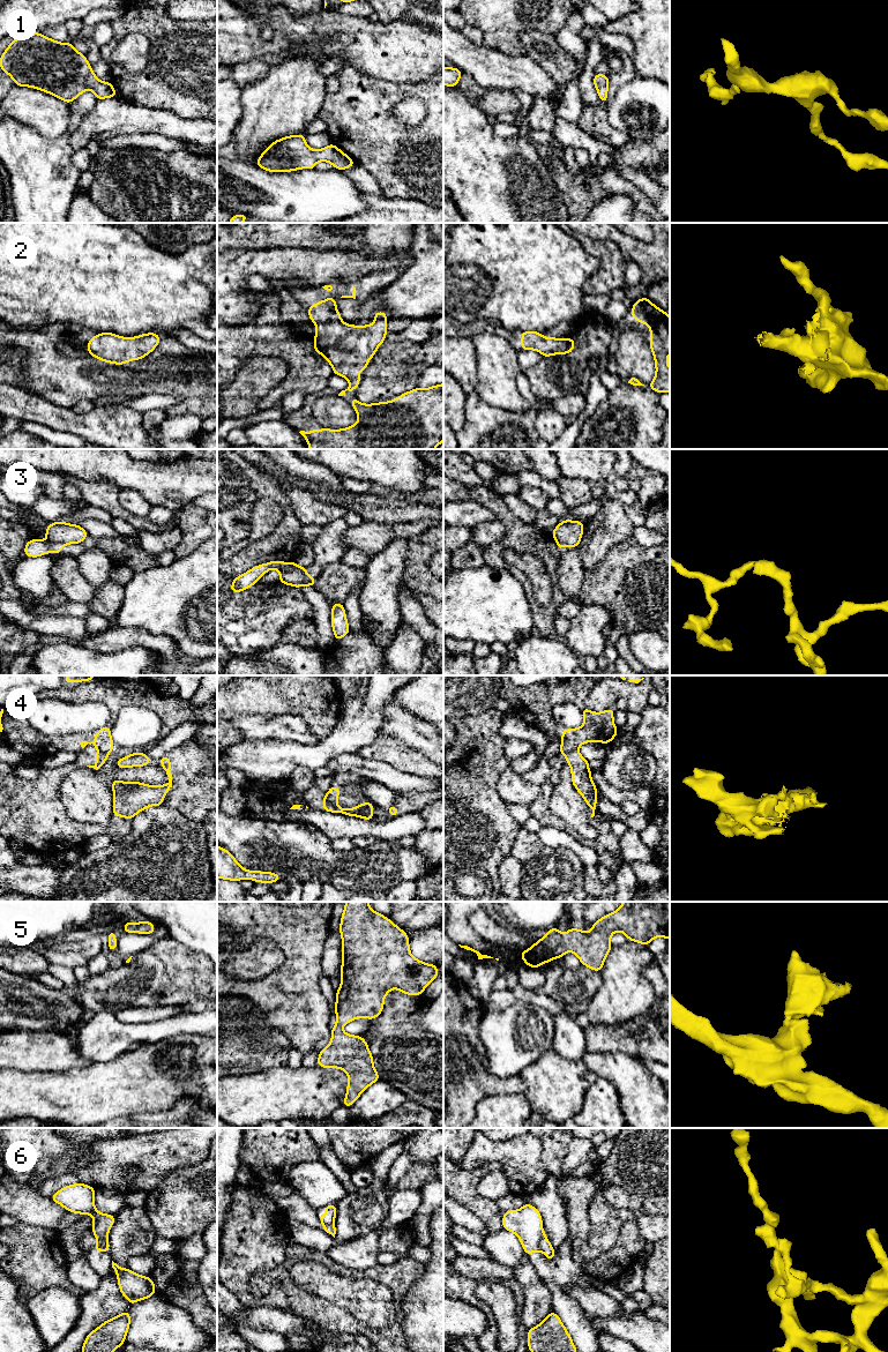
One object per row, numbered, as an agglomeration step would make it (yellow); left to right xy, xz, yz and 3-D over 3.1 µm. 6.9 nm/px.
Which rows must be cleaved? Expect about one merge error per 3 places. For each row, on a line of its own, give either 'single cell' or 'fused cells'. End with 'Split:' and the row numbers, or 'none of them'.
1: single cell
2: single cell
3: fused cells
4: fused cells
5: single cell
6: fused cells
Split: 3, 4, 6

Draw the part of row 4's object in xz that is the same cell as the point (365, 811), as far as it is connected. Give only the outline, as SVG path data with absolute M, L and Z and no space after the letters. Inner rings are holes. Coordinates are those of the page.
M327 794L323 797L323 809L324 812L341 813L348 816L357 816L368 821L373 821L373 805L371 801L363 802L355 808L341 808L329 802Z

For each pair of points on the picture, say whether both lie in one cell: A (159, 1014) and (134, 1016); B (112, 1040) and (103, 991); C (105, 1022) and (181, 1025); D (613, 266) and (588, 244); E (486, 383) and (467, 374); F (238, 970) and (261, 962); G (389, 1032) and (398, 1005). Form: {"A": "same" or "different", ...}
{"A": "same", "B": "different", "C": "same", "D": "same", "E": "different", "F": "same", "G": "same"}

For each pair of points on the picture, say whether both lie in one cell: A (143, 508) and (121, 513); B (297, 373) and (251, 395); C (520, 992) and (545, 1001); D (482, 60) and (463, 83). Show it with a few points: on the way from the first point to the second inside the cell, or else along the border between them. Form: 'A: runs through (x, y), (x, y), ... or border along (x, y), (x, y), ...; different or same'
A: border along (118, 490), (118, 501), (131, 513), (146, 517); different
B: border along (282, 359), (286, 365), (286, 374), (258, 401); different
C: runs through (525, 996), (539, 1000); same
D: border along (463, 72), (479, 86), (493, 90); different

